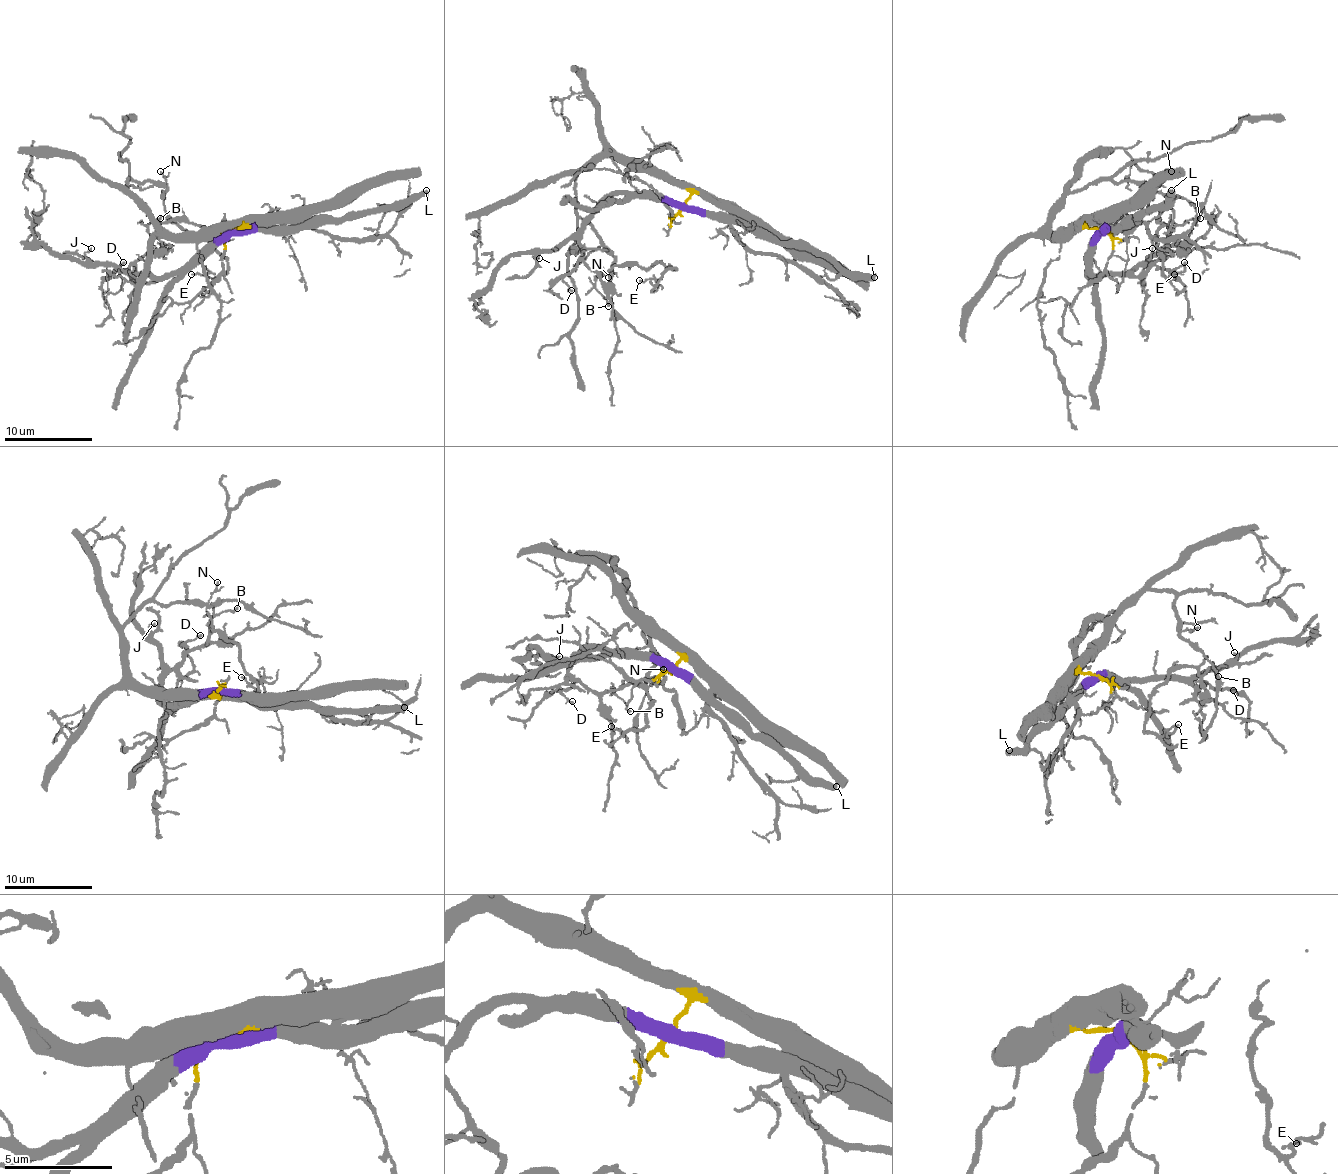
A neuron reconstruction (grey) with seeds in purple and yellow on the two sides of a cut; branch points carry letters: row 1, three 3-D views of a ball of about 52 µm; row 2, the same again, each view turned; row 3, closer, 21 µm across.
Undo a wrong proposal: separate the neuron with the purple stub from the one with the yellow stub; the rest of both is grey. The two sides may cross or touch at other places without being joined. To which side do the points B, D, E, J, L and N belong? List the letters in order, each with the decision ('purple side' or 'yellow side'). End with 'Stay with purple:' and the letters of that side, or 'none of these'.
B: purple side
D: purple side
E: purple side
J: purple side
L: purple side
N: yellow side
Stay with purple: B, D, E, J, L

